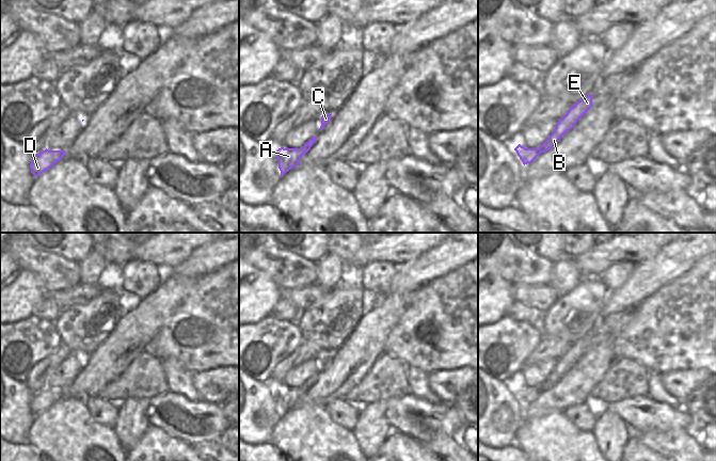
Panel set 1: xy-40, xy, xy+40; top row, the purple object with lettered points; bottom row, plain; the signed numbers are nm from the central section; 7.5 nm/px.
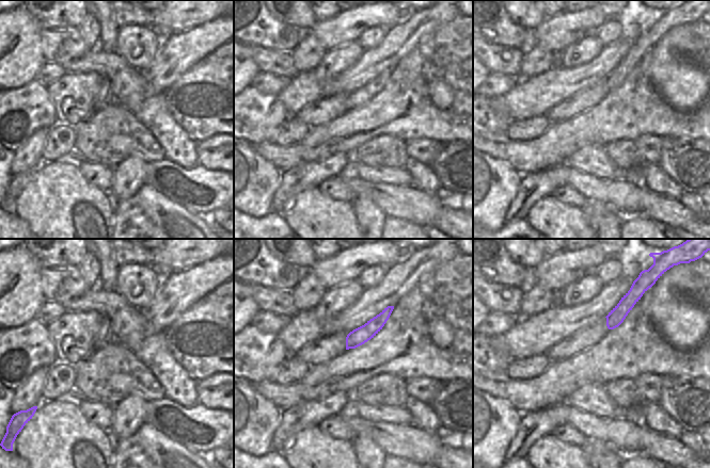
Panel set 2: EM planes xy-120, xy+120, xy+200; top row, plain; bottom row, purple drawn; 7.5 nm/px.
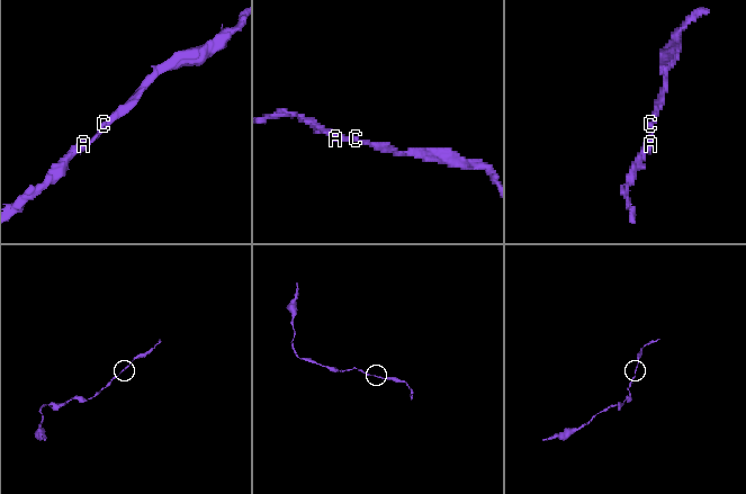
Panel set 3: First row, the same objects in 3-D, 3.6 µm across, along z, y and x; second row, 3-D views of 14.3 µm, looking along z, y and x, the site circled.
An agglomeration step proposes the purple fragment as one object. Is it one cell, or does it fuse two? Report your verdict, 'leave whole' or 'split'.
leave whole

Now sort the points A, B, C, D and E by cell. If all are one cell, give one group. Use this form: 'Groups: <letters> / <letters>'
Groups: A B C D E

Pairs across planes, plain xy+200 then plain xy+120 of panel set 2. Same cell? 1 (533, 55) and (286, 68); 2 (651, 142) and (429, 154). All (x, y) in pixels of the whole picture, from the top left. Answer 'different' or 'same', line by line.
1: different
2: same

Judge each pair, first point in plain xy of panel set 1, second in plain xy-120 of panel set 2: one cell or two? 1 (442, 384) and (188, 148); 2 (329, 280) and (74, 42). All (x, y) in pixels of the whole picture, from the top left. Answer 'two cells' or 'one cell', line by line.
1: two cells
2: two cells

